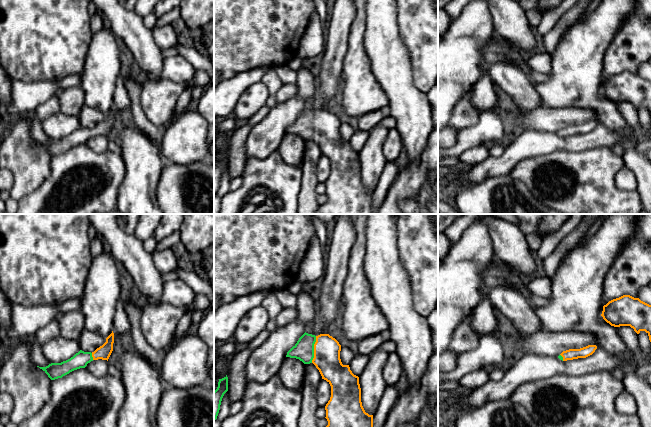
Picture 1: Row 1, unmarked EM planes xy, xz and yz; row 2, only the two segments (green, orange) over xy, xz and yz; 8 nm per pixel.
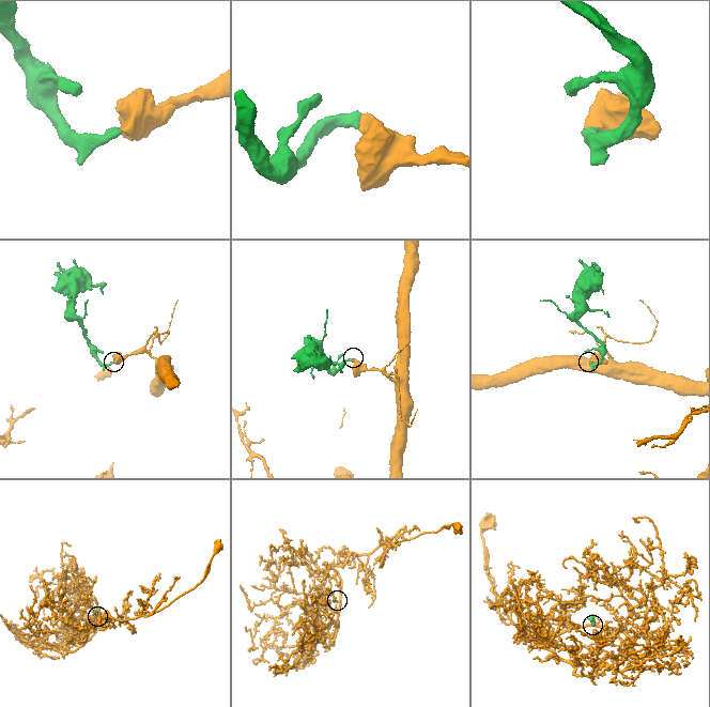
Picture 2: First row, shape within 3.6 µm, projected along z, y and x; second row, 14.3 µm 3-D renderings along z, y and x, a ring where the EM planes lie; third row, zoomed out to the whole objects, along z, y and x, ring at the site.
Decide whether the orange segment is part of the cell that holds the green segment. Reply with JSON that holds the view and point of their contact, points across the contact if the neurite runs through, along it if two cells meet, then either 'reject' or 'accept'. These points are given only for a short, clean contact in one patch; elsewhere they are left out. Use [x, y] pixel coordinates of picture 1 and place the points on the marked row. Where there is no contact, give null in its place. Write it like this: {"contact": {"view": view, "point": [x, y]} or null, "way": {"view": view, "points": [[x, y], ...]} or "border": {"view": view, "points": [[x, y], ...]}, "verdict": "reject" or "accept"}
{"contact": {"view": "xz", "point": [313, 349]}, "way": {"view": "xz", "points": [[303, 350], [313, 349], [327, 349]]}, "verdict": "accept"}

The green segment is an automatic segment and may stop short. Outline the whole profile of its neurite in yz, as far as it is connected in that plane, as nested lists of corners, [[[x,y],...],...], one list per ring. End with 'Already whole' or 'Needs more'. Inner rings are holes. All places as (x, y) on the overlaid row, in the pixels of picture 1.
[[[588,345],[580,349],[569,349],[563,351],[558,358],[562,361],[573,360],[578,358],[586,358],[592,355],[597,349],[596,345]]]. Needs more

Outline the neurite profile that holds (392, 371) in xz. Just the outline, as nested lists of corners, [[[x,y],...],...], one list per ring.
[[[394,352],[390,353],[383,369],[383,378],[388,386],[394,386],[401,375],[403,368],[399,356]]]

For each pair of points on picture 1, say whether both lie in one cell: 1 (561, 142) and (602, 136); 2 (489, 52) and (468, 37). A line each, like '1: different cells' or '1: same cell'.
1: same cell
2: different cells

